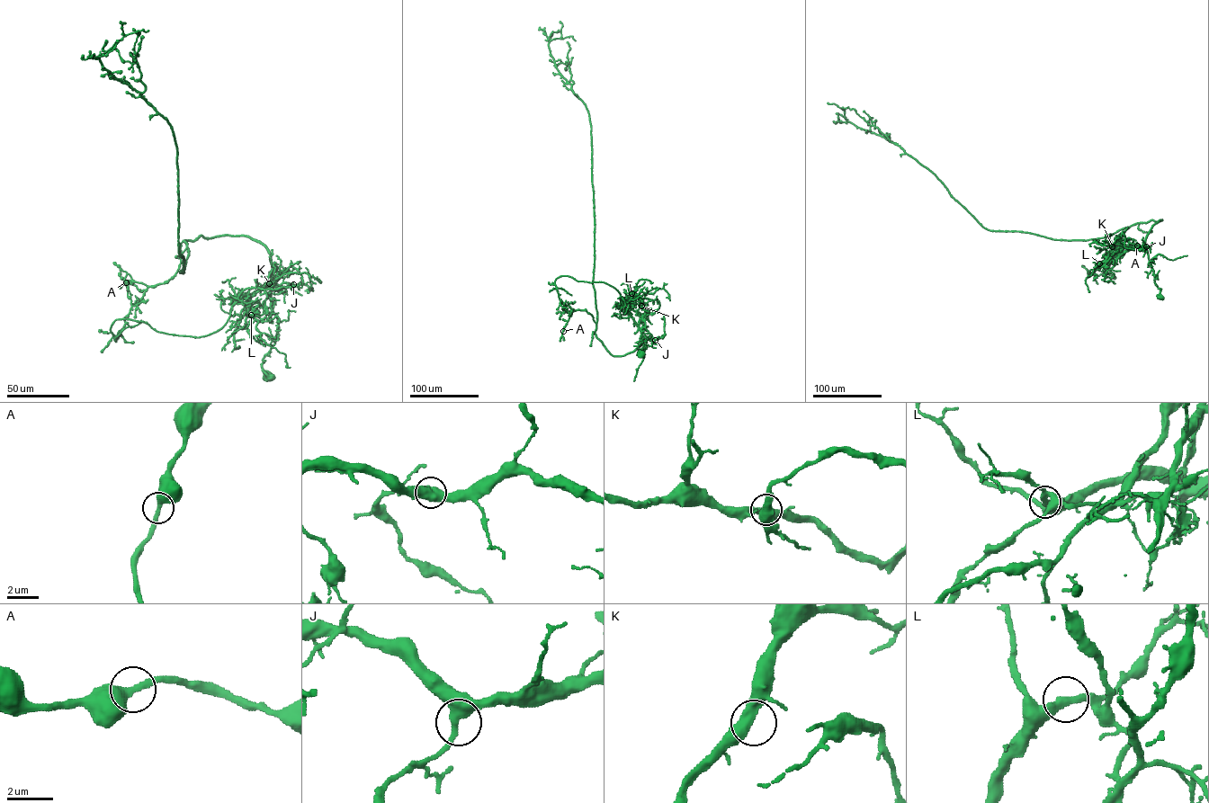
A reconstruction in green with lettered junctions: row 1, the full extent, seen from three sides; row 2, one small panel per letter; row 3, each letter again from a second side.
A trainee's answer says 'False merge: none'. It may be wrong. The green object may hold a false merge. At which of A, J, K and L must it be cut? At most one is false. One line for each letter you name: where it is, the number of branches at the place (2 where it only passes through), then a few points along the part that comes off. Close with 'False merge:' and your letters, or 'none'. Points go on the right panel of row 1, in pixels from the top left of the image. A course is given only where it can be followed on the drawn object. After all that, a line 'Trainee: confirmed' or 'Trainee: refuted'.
L: at (1099, 263); 2 branches meet; foreign part runs (1099, 263), (1110, 255), (1088, 275), (1082, 266), (1096, 276), (1106, 272), (1114, 255), (1112, 248), (1119, 246)
False merge: L
Trainee: refuted

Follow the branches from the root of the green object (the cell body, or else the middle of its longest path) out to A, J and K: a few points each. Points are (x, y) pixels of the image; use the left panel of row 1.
A: (270, 377), (262, 363), (278, 325), (264, 245), (201, 236), (183, 240), (167, 281), (141, 292), (126, 282)
J: (270, 377), (262, 363), (264, 356), (274, 343), (278, 327), (271, 307), (271, 282), (293, 284)
K: (270, 377), (262, 363), (264, 356), (274, 343), (278, 325), (271, 307), (271, 282), (263, 288), (269, 283)

